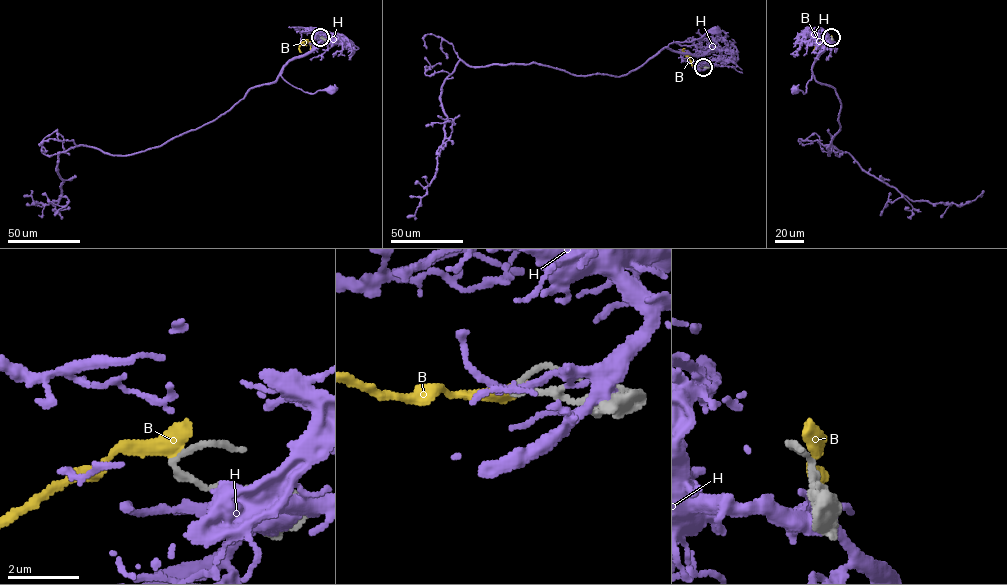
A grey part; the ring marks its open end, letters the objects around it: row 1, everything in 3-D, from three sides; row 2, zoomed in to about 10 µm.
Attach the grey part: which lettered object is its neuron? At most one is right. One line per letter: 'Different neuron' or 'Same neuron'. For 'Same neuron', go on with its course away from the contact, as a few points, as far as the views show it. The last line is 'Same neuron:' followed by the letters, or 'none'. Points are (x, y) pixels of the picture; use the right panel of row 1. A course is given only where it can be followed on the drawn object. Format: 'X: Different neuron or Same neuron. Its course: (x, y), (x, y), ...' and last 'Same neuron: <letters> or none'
B: Different neuron
H: Different neuron
Same neuron: none

